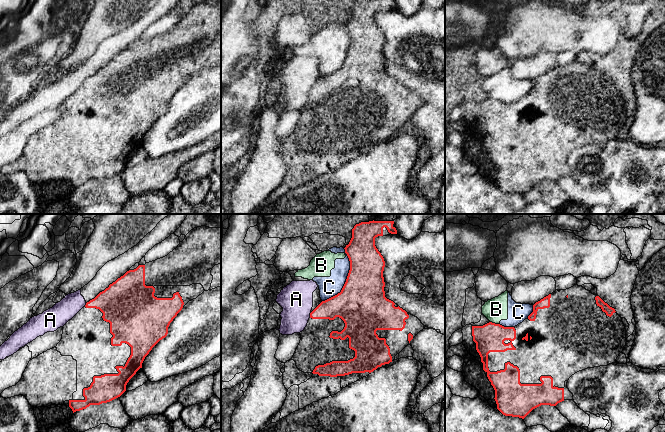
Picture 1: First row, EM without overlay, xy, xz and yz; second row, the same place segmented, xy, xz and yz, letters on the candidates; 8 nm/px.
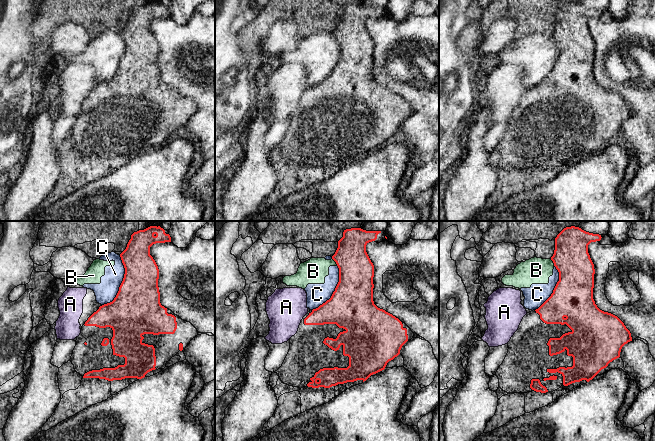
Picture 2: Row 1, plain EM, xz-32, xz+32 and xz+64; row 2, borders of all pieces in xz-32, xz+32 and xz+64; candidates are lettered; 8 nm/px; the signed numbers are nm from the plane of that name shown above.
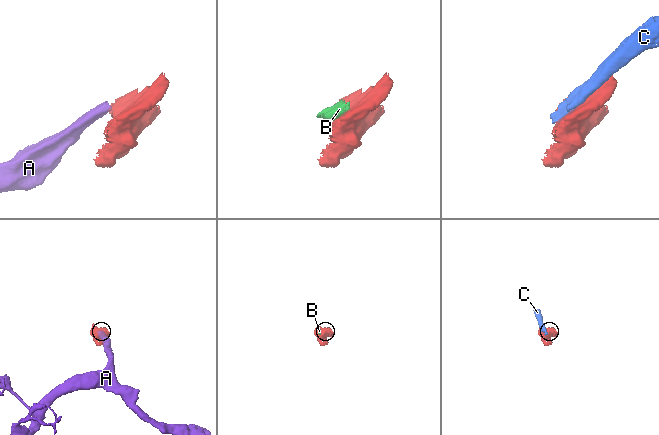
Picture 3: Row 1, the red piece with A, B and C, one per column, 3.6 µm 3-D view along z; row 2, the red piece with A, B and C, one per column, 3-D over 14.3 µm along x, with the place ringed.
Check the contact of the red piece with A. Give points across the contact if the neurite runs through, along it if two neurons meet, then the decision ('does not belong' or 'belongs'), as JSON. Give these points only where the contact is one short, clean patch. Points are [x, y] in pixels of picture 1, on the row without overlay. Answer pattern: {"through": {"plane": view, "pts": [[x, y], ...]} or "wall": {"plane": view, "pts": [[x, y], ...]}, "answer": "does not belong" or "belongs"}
{"wall": {"plane": "xz", "pts": [[311, 88], [309, 93]]}, "answer": "does not belong"}

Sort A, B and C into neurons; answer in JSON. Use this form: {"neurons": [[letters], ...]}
{"neurons": [["A"], ["B", "C"]]}

